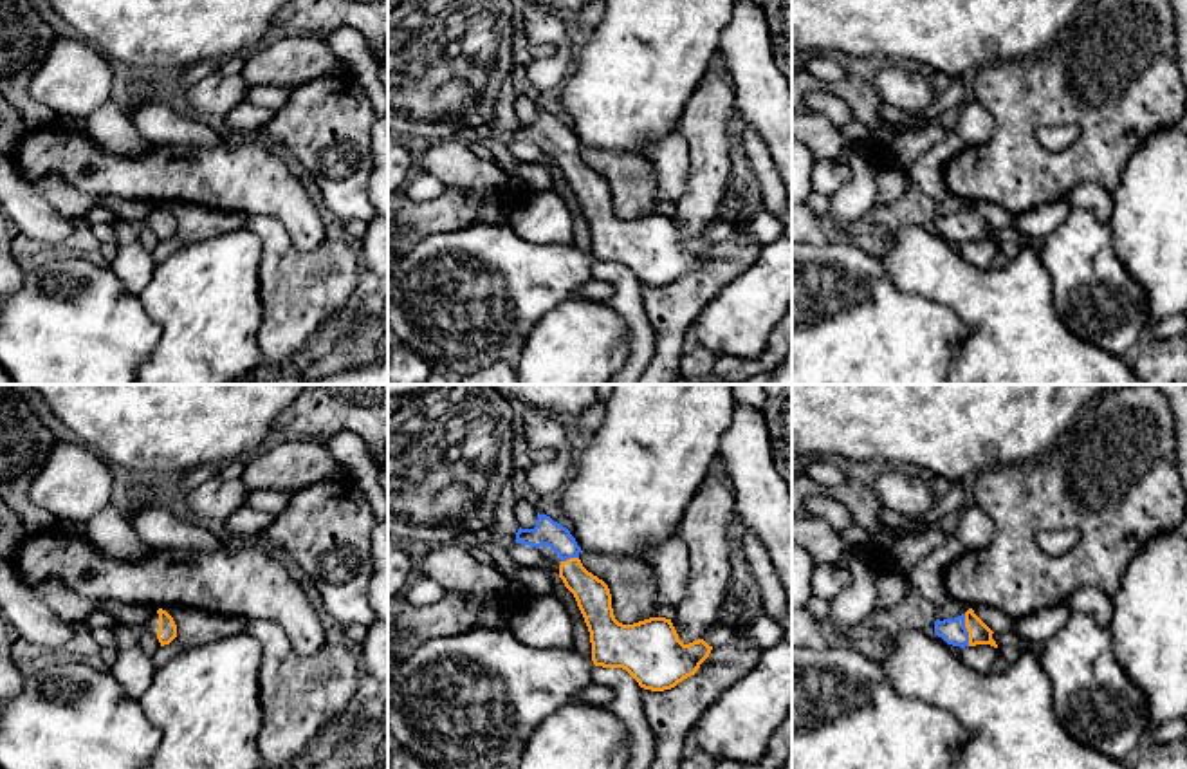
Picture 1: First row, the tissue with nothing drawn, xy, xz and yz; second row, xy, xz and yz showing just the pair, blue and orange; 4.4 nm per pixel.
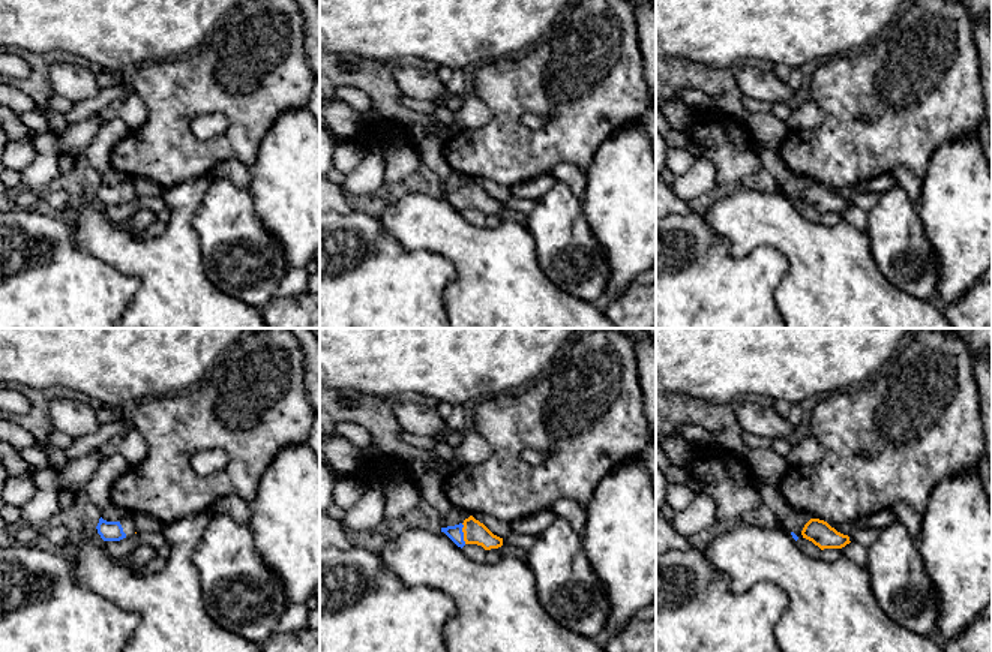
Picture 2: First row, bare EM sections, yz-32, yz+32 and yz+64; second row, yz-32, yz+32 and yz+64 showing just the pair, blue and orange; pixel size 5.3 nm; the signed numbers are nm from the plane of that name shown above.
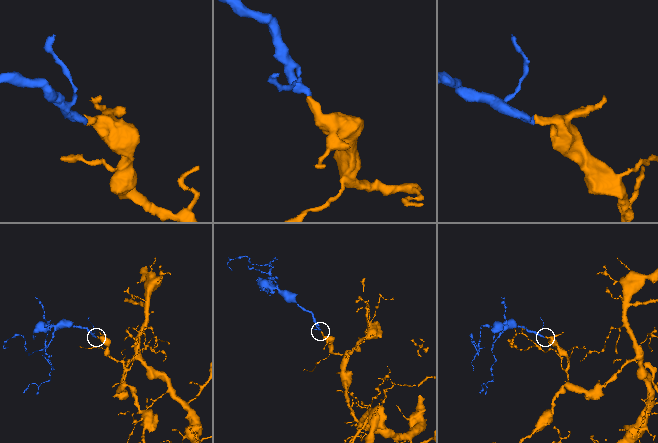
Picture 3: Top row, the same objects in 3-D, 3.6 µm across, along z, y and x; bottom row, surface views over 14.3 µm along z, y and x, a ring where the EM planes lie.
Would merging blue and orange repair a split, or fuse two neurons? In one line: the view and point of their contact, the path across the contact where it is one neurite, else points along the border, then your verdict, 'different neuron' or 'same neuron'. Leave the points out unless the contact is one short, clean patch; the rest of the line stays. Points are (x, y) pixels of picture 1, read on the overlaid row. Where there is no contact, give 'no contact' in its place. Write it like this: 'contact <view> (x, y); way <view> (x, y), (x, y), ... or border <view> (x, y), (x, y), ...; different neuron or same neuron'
contact yz (966, 630); way yz (953, 632), (966, 630), (978, 632); same neuron

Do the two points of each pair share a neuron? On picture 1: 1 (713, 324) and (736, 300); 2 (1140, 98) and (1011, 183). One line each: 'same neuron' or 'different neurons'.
1: same neuron
2: same neuron

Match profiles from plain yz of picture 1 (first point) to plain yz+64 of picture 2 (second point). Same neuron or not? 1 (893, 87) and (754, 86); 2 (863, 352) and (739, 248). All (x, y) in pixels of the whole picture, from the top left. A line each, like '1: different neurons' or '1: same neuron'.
1: same neuron
2: different neurons

